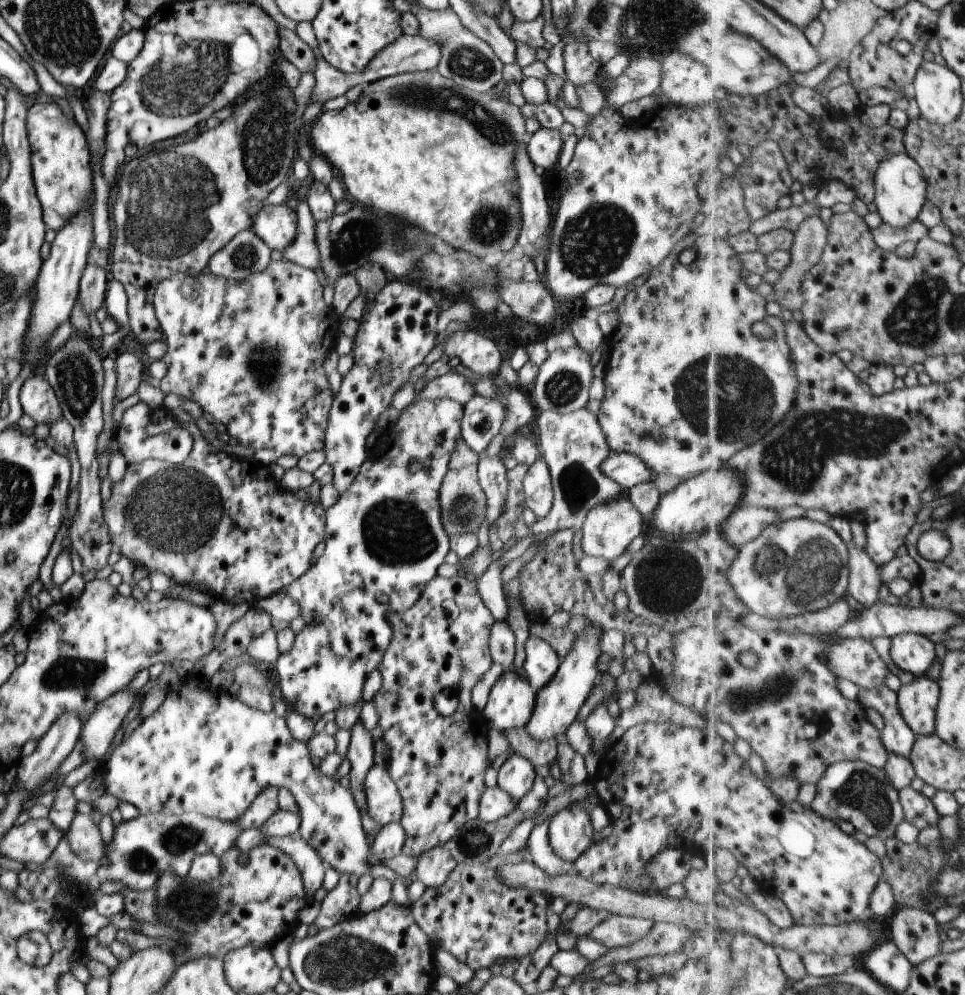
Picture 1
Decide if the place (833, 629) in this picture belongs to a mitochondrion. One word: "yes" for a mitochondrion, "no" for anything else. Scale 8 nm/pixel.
no

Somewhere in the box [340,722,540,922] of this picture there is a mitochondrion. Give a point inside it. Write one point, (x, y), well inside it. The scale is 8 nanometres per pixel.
(475, 841)

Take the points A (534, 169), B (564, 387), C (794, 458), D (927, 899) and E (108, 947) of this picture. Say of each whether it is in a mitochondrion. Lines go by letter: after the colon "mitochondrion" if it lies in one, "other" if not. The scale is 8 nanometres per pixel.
A: other
B: mitochondrion
C: mitochondrion
D: other
E: other

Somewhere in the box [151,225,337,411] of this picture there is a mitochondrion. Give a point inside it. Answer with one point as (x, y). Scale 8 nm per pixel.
(262, 365)

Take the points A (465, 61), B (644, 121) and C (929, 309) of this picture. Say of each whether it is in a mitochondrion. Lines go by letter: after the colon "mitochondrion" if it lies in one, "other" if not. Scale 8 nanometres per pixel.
A: mitochondrion
B: other
C: mitochondrion

